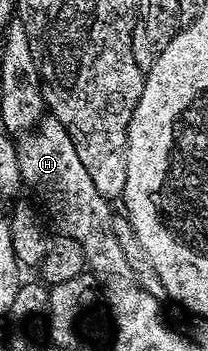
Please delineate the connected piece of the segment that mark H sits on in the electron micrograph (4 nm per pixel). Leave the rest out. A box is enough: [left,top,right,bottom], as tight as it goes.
[17,117,133,277]

